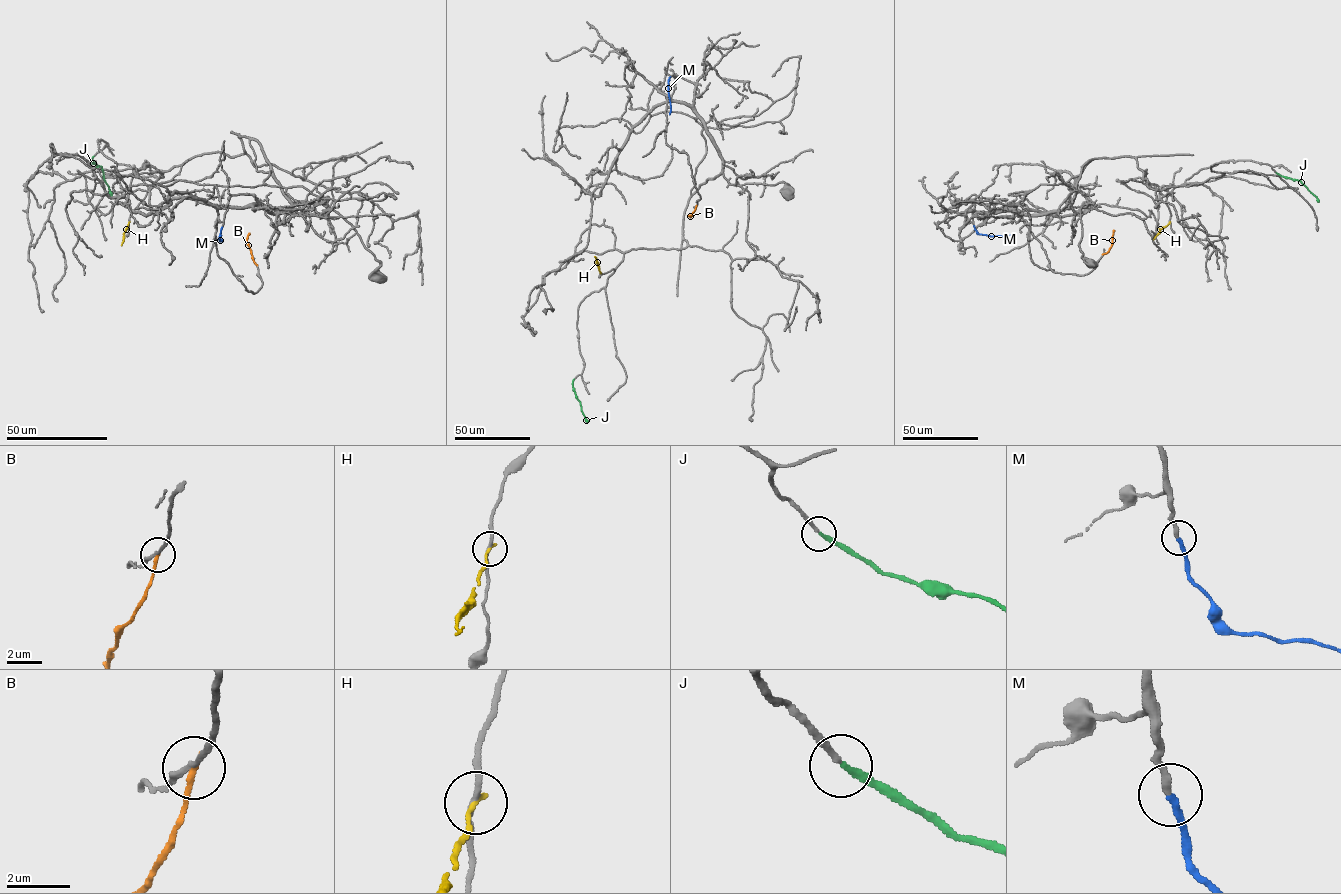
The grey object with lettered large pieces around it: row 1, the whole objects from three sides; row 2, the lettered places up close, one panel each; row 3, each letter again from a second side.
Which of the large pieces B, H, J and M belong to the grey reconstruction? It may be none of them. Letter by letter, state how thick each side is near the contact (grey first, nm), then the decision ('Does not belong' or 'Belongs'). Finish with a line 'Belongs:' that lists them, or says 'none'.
B: Thickness 180 nm (grey) against 200 nm. Does not belong
H: Thickness 170 nm (grey) against 180 nm. Does not belong
J: Thickness 200 nm (grey) against 220 nm. Belongs
M: Thickness 220 nm (grey) against 240 nm. Belongs
Belongs: J, M

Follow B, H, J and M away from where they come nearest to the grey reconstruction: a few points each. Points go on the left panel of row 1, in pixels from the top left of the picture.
B: (257, 265), (246, 241), (249, 233)
H: (129, 222), (121, 245)
J: (93, 156), (91, 160), (101, 167), (111, 195)
M: (222, 227), (221, 239)

